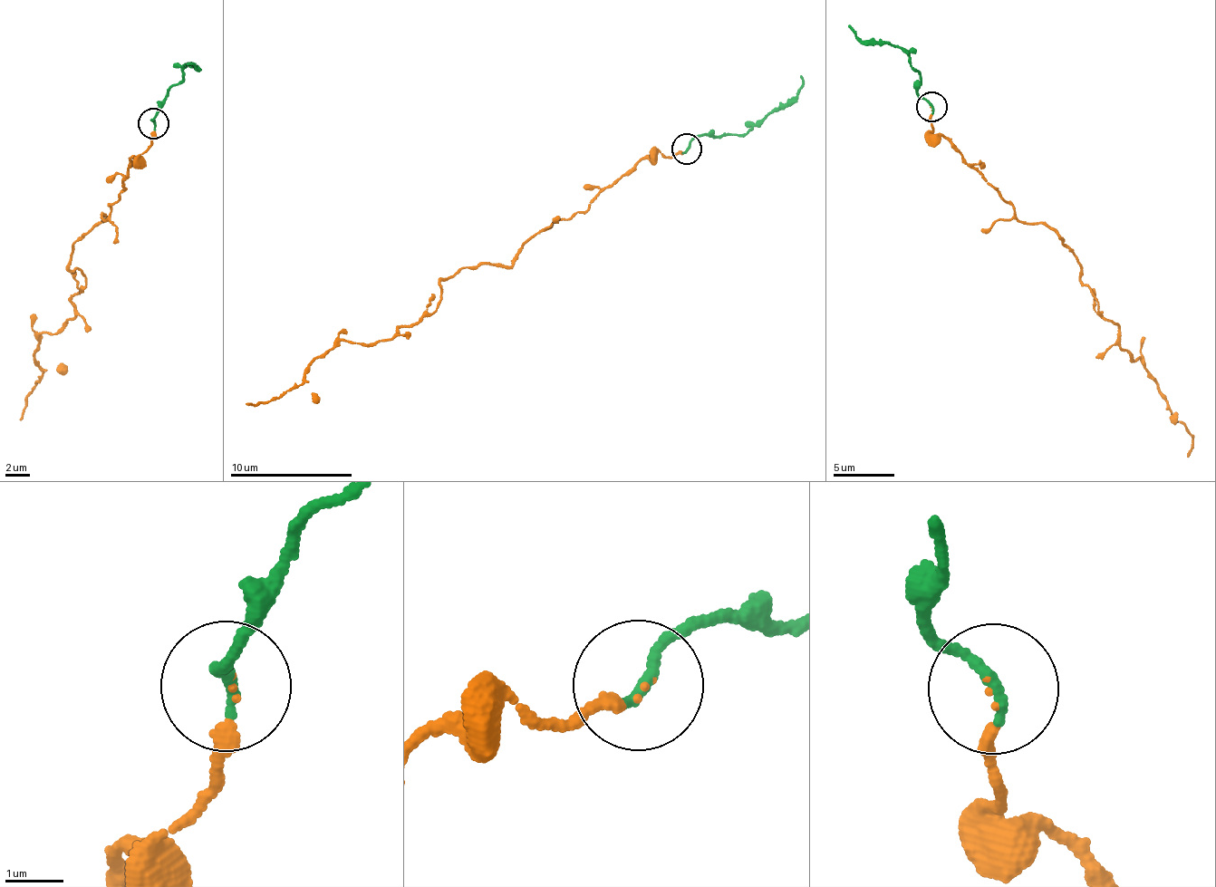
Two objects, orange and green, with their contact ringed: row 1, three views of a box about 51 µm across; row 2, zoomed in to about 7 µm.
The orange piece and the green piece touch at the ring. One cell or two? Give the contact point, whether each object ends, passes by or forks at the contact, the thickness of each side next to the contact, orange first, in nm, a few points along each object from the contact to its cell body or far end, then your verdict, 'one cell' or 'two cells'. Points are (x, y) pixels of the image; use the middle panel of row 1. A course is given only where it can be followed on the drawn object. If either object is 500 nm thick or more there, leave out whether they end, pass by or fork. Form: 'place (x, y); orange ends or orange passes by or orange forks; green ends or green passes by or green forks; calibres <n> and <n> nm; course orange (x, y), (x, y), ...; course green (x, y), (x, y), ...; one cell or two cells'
place (686, 149); orange ends; green ends; calibres 100 and 220 nm; course orange (688, 150), (645, 159), (506, 265), (441, 281), (429, 315), (375, 343), (339, 343), (296, 387), (246, 402); course green (685, 149), (700, 135), (747, 132), (797, 93), (800, 75); one cell

